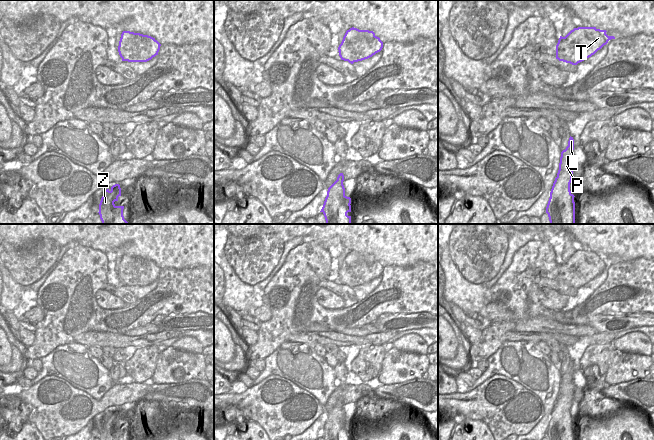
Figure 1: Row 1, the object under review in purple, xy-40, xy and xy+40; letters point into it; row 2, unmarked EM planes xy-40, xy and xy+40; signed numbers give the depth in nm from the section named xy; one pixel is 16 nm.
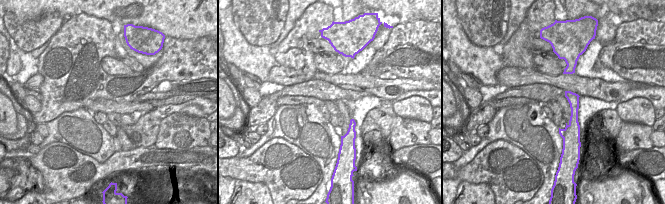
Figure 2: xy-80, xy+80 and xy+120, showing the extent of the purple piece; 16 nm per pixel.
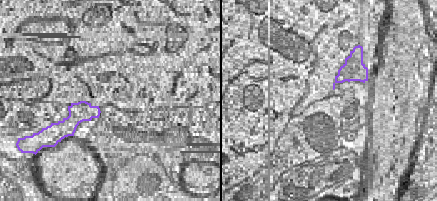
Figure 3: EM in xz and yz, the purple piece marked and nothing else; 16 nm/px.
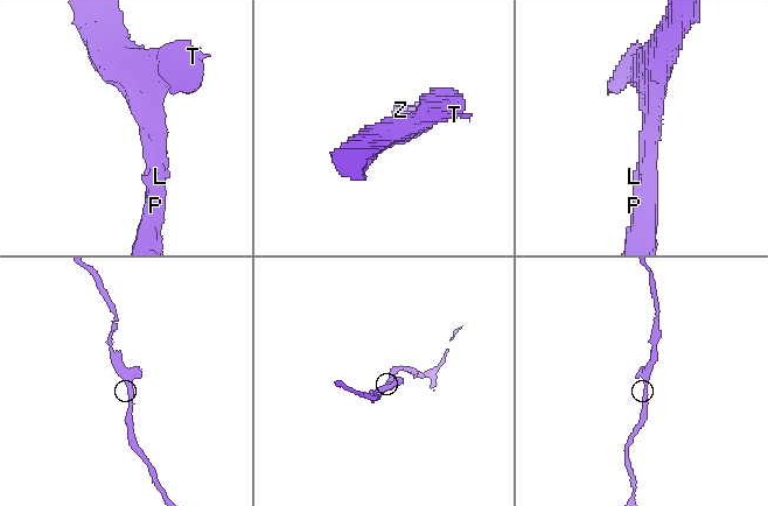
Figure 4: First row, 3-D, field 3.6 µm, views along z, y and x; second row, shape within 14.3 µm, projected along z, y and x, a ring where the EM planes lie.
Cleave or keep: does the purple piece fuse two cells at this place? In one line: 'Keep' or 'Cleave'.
Keep.

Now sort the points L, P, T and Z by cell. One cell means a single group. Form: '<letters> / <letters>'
L P T Z

